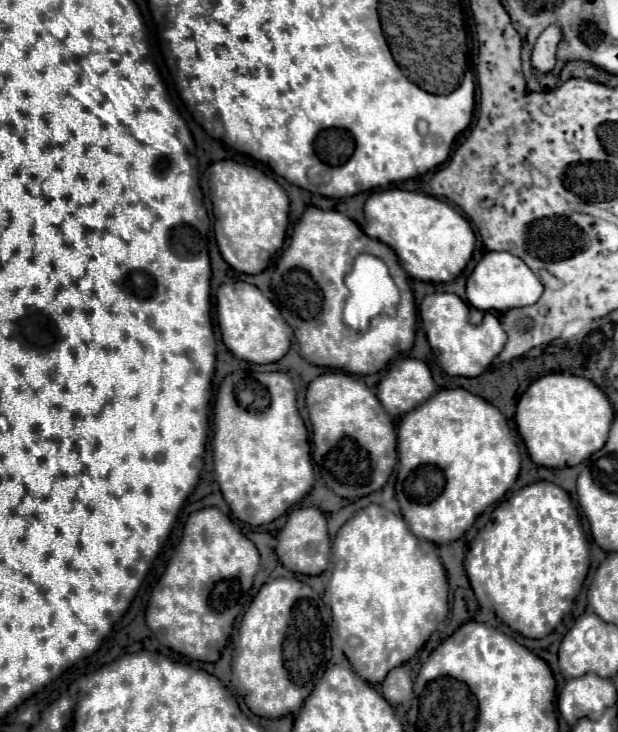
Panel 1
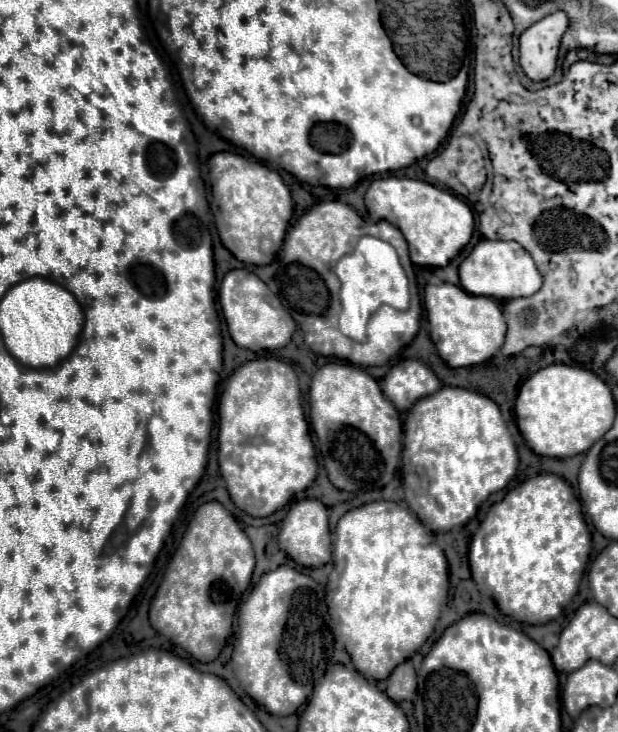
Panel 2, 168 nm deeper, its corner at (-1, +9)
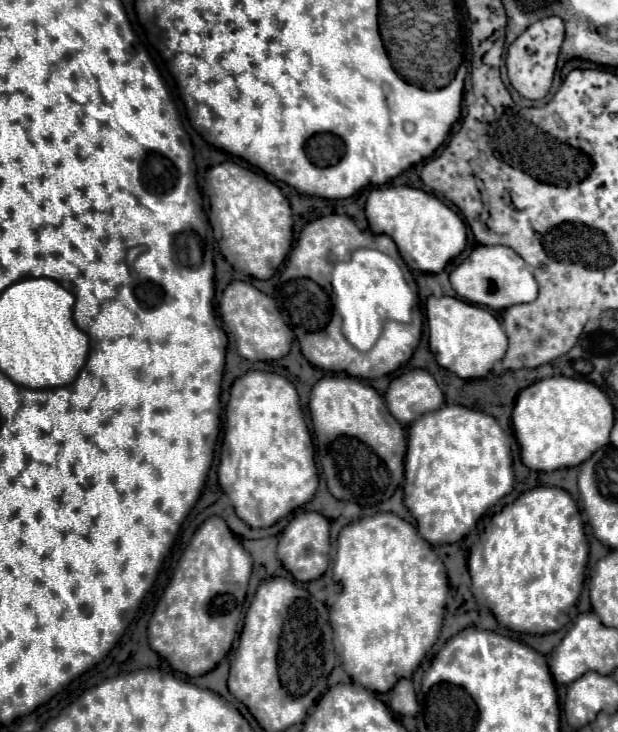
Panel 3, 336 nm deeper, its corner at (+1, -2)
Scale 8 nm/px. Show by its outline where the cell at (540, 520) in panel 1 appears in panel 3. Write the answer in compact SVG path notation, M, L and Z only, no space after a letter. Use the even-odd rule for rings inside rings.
M535 487L523 492L499 514L494 514L477 544L470 548L468 571L471 590L477 602L485 604L501 626L525 634L549 634L561 630L569 622L569 610L575 606L583 590L588 555L588 542L575 500L561 488Z

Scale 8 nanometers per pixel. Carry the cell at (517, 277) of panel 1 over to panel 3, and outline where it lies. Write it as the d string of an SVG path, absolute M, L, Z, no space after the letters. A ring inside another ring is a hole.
M477 246L451 274L451 286L459 298L469 304L505 310L515 304L527 304L537 298L537 282L531 268L509 246Z

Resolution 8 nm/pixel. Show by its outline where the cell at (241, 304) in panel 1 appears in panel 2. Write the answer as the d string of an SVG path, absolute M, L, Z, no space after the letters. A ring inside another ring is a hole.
M245 269L229 271L219 287L219 303L227 321L229 335L239 347L251 351L273 351L285 347L291 341L291 335L295 331L293 317L287 313L287 309L283 309L279 297L273 295L255 273Z

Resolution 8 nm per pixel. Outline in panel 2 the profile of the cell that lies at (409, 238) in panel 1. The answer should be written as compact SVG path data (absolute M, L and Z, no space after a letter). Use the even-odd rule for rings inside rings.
M375 179L365 193L365 205L369 209L371 221L383 219L401 229L409 243L409 255L415 265L445 267L469 243L475 227L473 211L465 201L447 193L445 189L437 189L417 179Z

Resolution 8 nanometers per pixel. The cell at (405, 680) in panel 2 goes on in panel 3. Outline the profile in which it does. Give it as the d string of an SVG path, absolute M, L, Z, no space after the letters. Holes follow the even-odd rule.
M403 678L395 684L395 688L389 692L387 700L389 700L389 708L399 716L415 716L419 710L413 682L407 678Z

